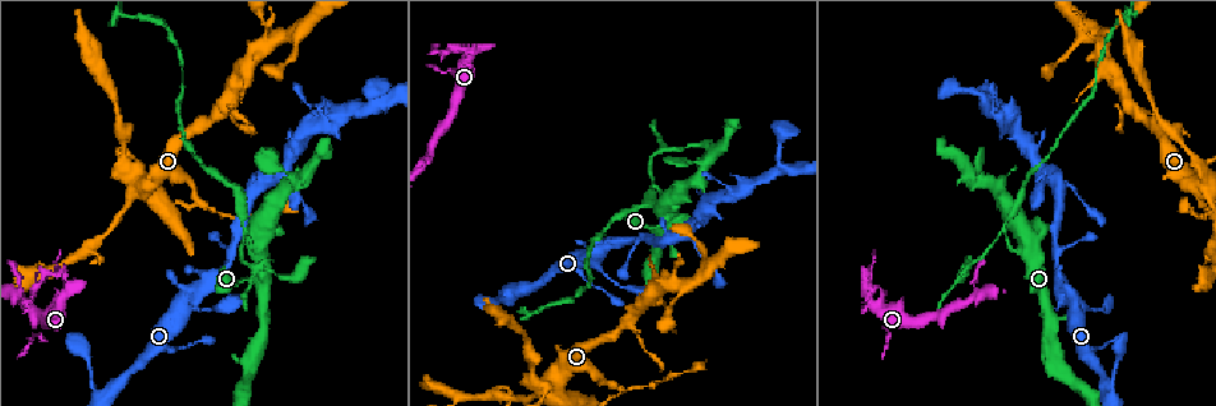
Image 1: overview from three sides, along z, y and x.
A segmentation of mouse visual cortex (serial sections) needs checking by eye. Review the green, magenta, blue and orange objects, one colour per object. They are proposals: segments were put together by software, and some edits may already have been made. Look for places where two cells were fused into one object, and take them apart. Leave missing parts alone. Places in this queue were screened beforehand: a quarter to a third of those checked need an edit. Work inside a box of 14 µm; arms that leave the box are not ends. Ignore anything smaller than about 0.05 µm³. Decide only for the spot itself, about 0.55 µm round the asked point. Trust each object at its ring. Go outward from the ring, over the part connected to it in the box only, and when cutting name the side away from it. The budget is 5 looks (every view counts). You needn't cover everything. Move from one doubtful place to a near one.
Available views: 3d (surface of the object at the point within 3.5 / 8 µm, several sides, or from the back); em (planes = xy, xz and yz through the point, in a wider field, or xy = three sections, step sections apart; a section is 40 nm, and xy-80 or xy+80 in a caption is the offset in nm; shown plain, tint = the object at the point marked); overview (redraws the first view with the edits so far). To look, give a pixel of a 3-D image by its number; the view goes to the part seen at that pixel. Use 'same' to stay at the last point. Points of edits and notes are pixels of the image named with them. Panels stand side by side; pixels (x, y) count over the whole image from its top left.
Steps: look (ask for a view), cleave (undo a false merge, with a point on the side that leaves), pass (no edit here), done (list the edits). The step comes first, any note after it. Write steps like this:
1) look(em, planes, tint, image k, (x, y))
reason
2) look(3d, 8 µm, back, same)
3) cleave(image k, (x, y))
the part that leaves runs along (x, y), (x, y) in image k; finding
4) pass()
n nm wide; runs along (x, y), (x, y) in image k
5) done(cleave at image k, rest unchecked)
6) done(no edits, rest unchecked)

look(3d, 3.5 µm, image 1, (624, 388))
abrupt turn

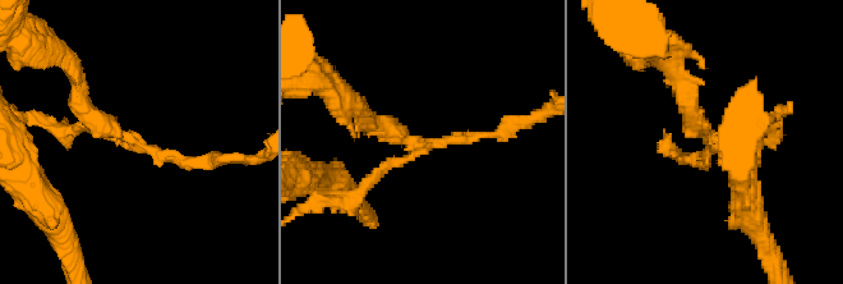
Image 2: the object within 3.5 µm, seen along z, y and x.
look(em, xy, step 1, tint, image 2, (133, 145))
3 arms; arms of 150, 150, 250 nm

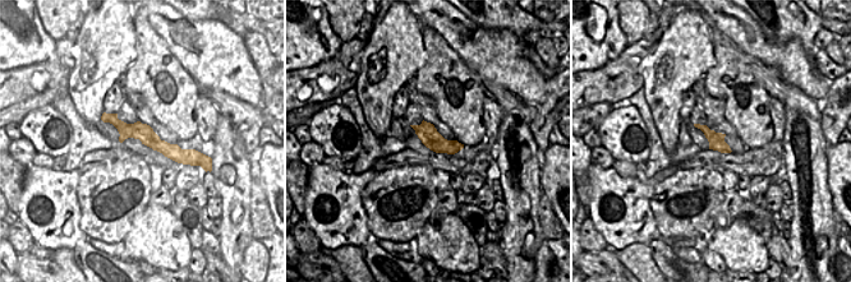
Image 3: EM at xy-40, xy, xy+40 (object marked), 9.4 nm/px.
cleave(image 2, (373, 178))
border along (418, 125), (428, 139), (429, 147) in image 3; two cells meet here

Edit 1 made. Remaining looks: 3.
look(3d, 3.5 µm, image 1, (247, 230))
three-way junction

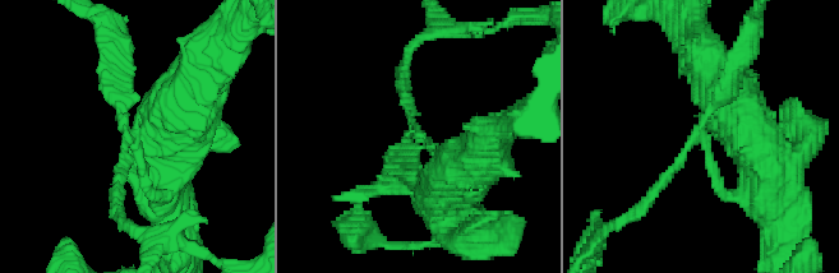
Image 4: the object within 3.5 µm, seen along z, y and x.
cleave(image 4, (114, 87))
two cells meet here

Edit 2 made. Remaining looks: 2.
done(cleave at image 2, cleave at image 4, rest unchecked)

